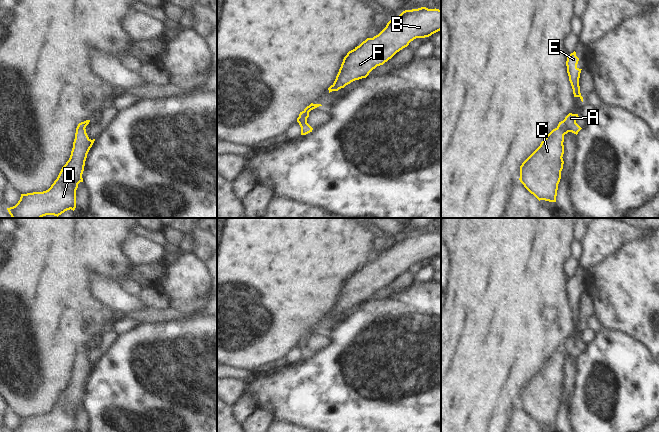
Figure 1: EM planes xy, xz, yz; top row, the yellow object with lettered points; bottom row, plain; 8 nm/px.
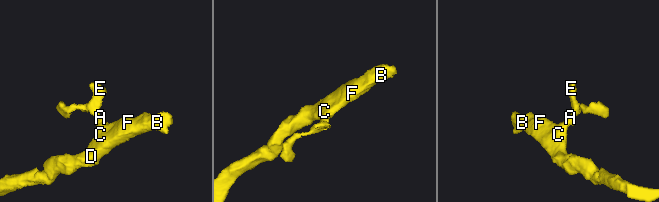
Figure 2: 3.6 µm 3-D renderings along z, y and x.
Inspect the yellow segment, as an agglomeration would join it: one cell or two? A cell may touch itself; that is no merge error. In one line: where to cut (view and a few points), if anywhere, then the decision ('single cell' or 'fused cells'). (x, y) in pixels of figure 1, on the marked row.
no cut; single cell

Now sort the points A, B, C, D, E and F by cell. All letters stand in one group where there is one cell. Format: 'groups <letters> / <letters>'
groups A B C D E F

